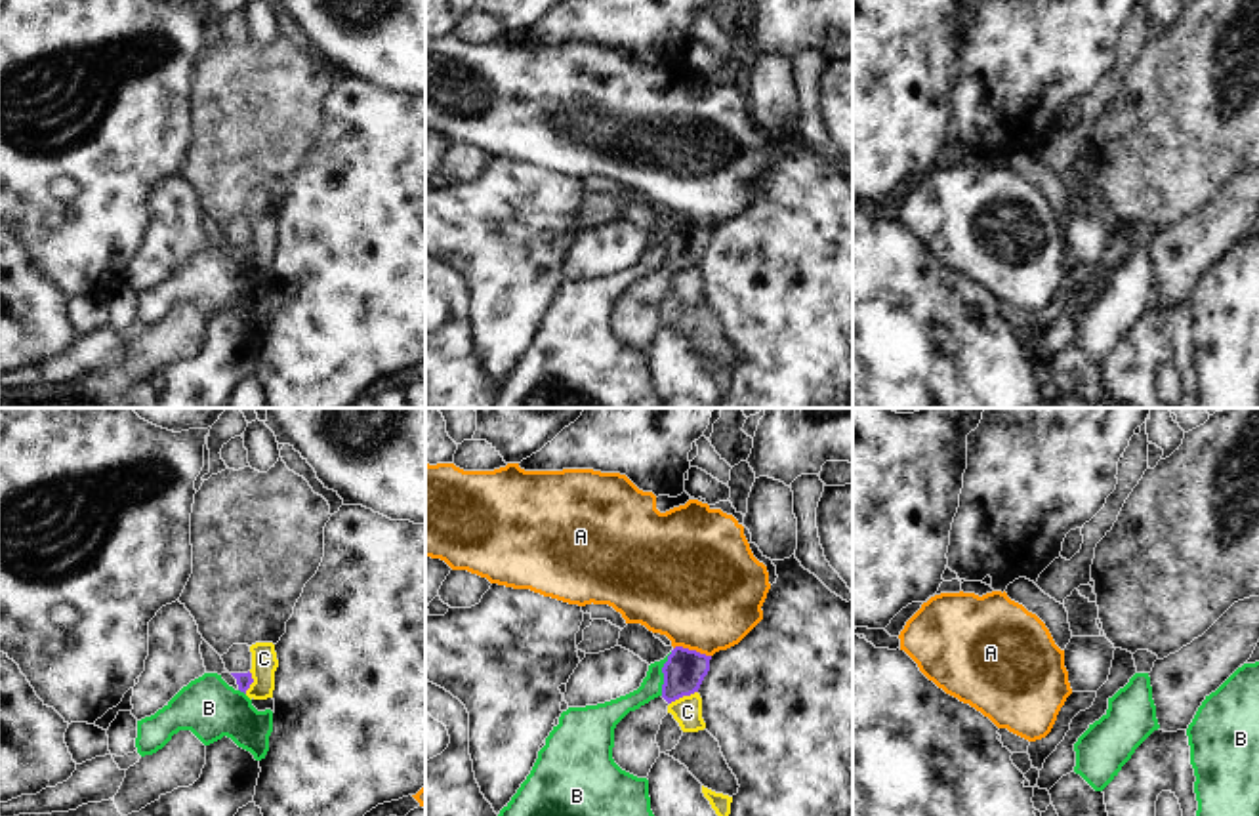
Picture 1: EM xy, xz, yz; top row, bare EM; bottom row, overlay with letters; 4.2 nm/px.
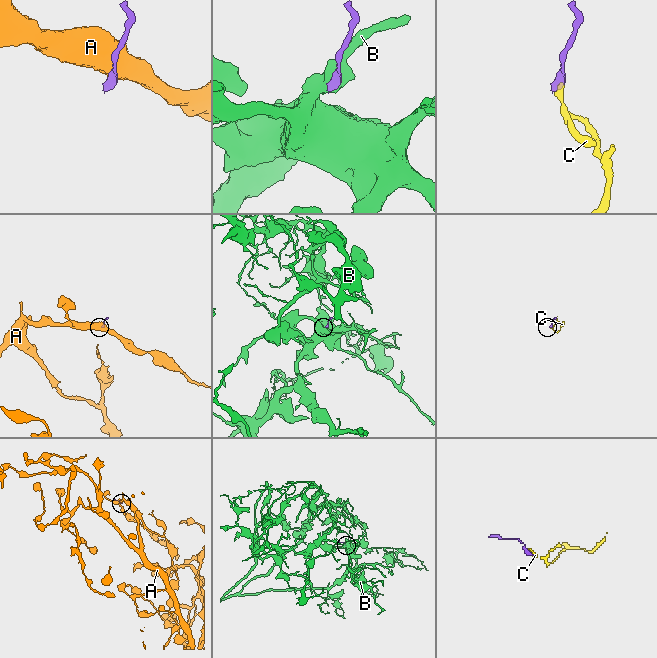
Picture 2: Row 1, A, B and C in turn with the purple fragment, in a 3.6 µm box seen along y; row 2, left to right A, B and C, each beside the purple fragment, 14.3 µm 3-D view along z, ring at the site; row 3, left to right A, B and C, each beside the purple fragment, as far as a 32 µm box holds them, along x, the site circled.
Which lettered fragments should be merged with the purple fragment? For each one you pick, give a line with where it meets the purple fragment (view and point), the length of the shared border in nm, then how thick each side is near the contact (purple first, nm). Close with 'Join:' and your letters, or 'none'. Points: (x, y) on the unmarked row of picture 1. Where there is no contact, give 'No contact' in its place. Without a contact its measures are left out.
Join: none.

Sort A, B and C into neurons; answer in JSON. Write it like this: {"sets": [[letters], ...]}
{"sets": [["A"], ["B"], ["C"]]}

